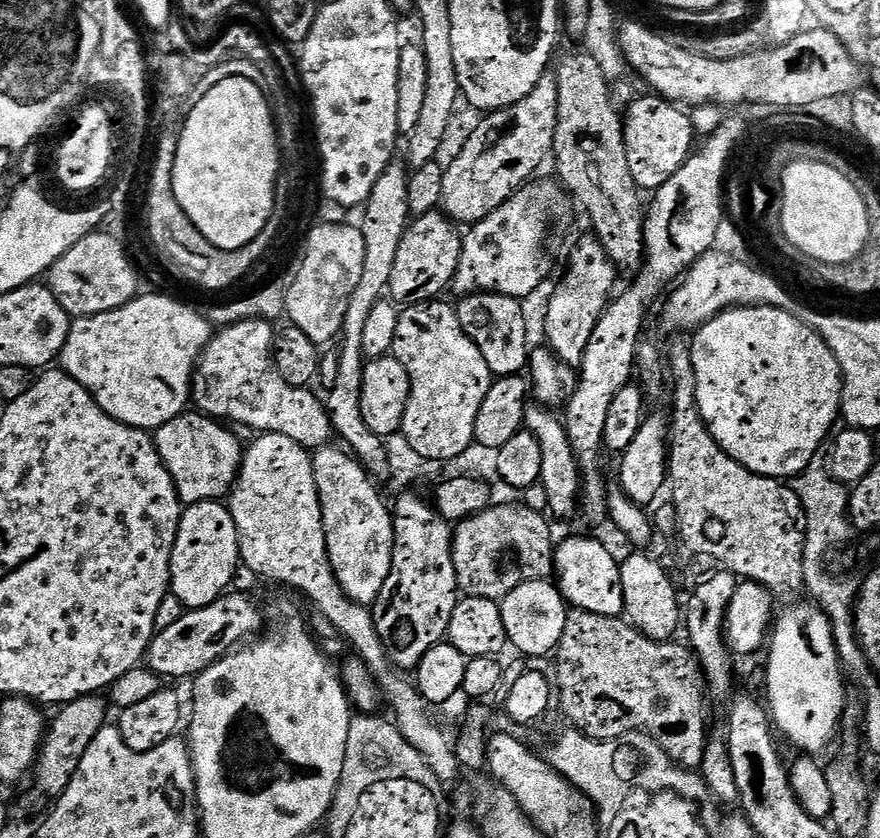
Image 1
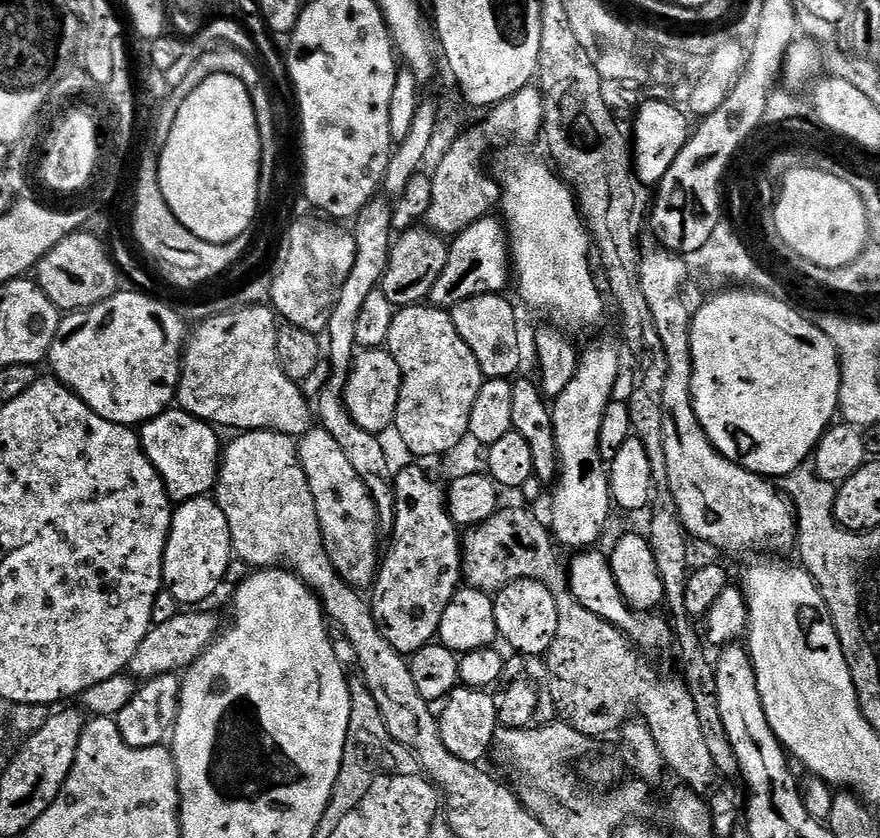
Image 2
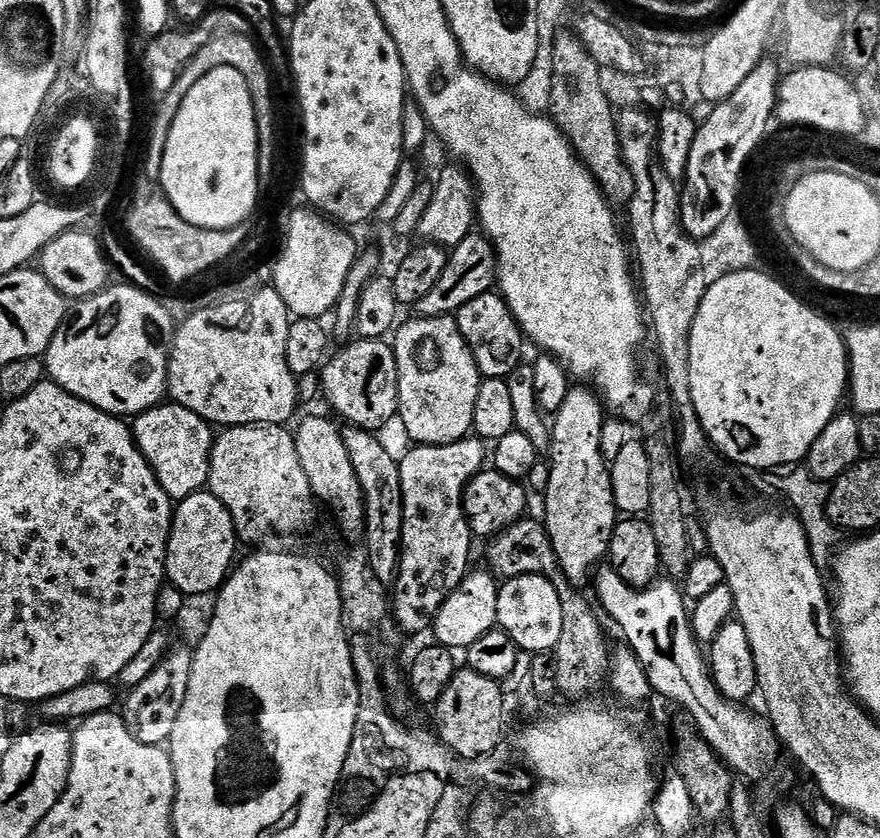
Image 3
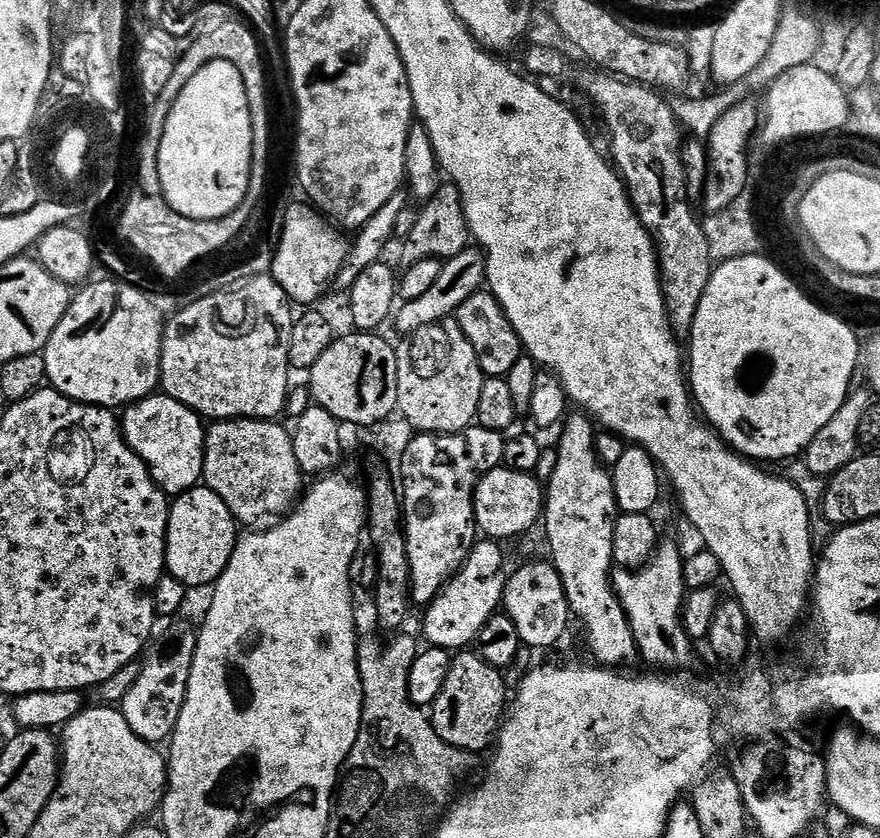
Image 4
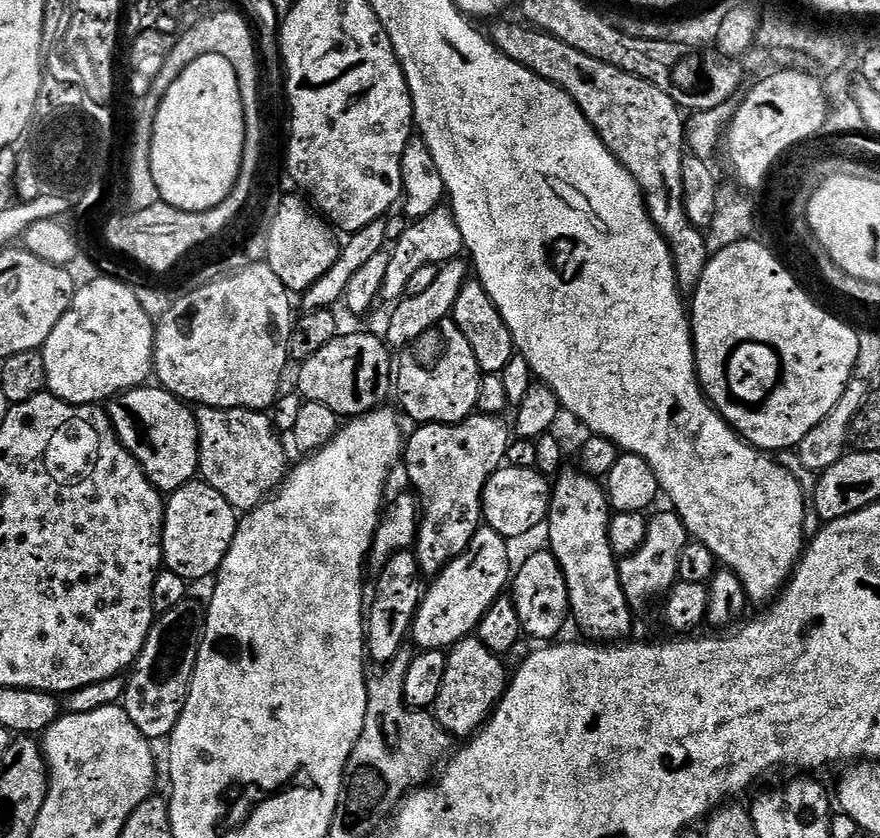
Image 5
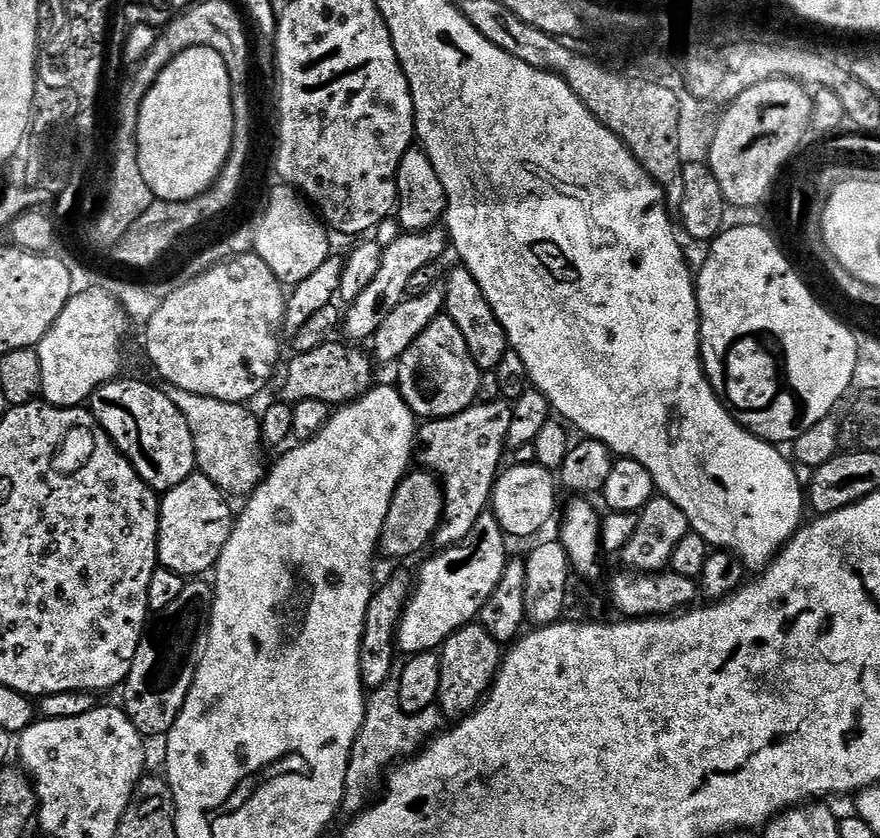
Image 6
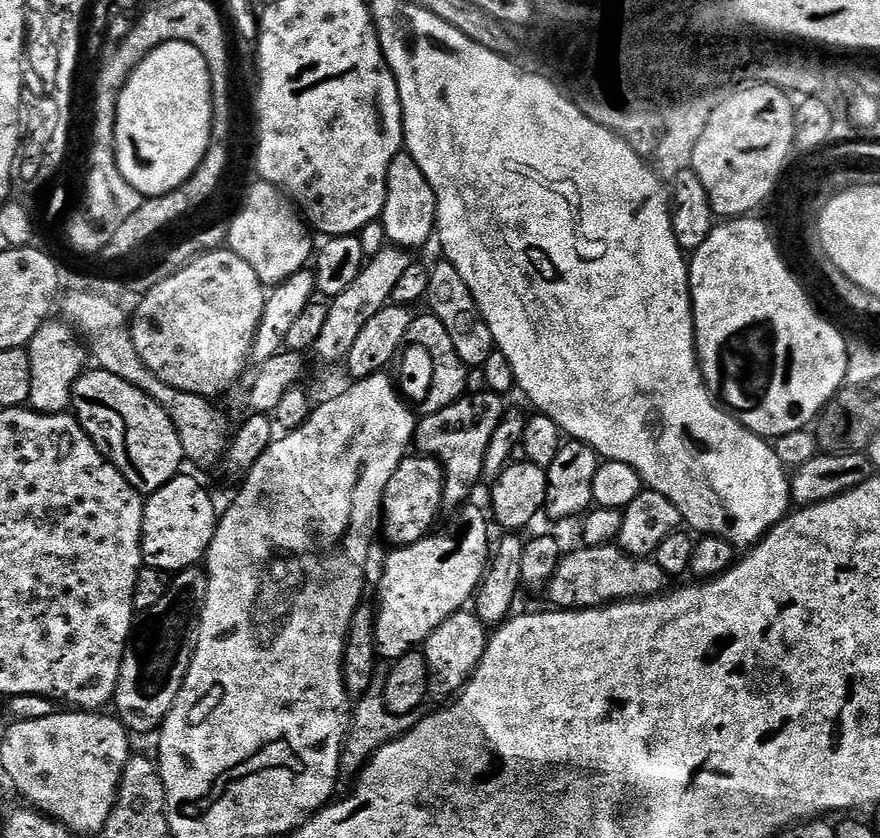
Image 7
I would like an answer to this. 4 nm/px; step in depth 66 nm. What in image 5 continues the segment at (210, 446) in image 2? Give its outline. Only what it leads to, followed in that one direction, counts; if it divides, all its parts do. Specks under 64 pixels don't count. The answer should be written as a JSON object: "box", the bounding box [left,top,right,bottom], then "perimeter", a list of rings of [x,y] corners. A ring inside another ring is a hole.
{"box":[107,390,200,494],"perimeter":[[[133,390],[113,397],[107,403],[108,418],[116,436],[140,464],[149,482],[161,493],[171,494],[197,479],[200,466],[200,435],[193,409],[165,390]]]}

